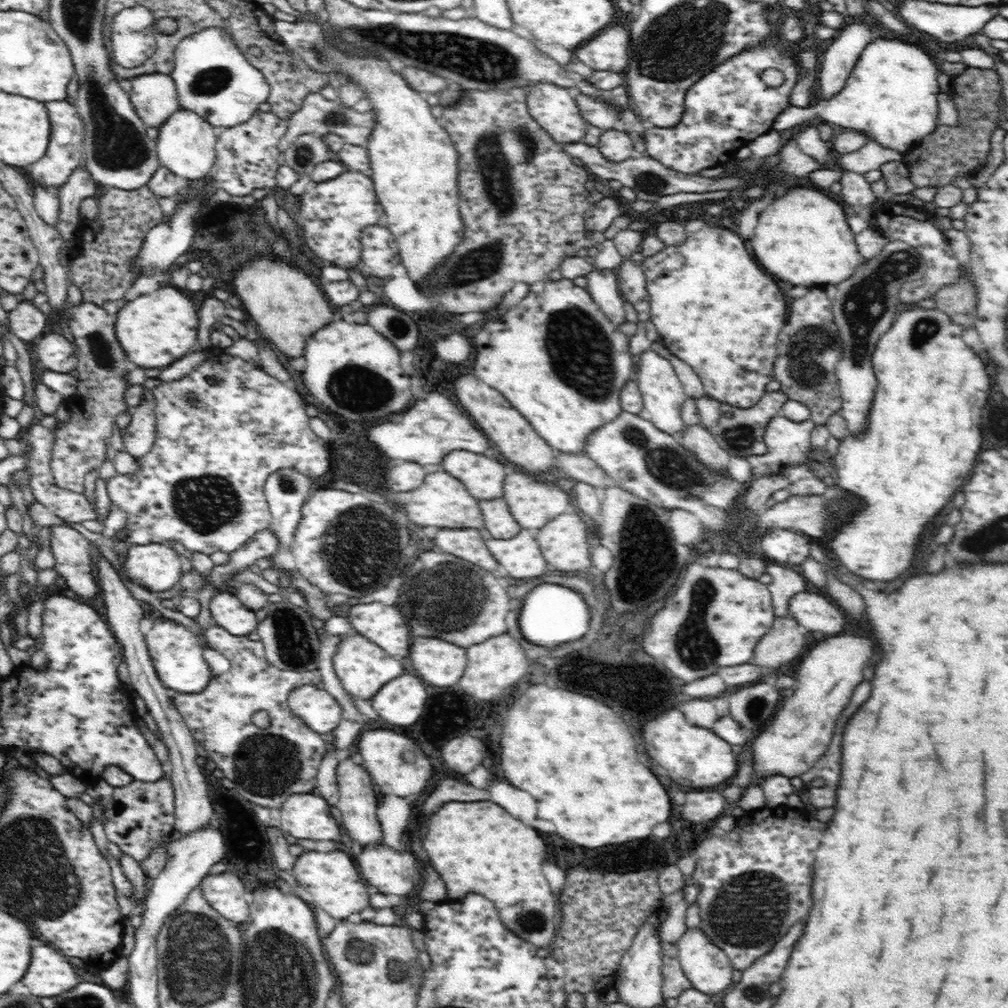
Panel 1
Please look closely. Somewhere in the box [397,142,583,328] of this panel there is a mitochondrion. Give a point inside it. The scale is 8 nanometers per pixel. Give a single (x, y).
(469, 267)

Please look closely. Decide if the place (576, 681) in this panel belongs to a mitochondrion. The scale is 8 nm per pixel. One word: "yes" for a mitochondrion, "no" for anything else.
no

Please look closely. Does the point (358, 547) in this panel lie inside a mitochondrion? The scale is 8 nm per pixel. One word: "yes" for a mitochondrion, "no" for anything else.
yes

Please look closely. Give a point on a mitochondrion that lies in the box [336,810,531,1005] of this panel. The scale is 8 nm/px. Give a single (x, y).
(359, 953)

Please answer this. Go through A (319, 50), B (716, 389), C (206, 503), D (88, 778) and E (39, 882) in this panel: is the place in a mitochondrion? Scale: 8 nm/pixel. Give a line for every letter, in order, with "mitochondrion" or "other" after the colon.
A: mitochondrion
B: other
C: mitochondrion
D: other
E: mitochondrion

